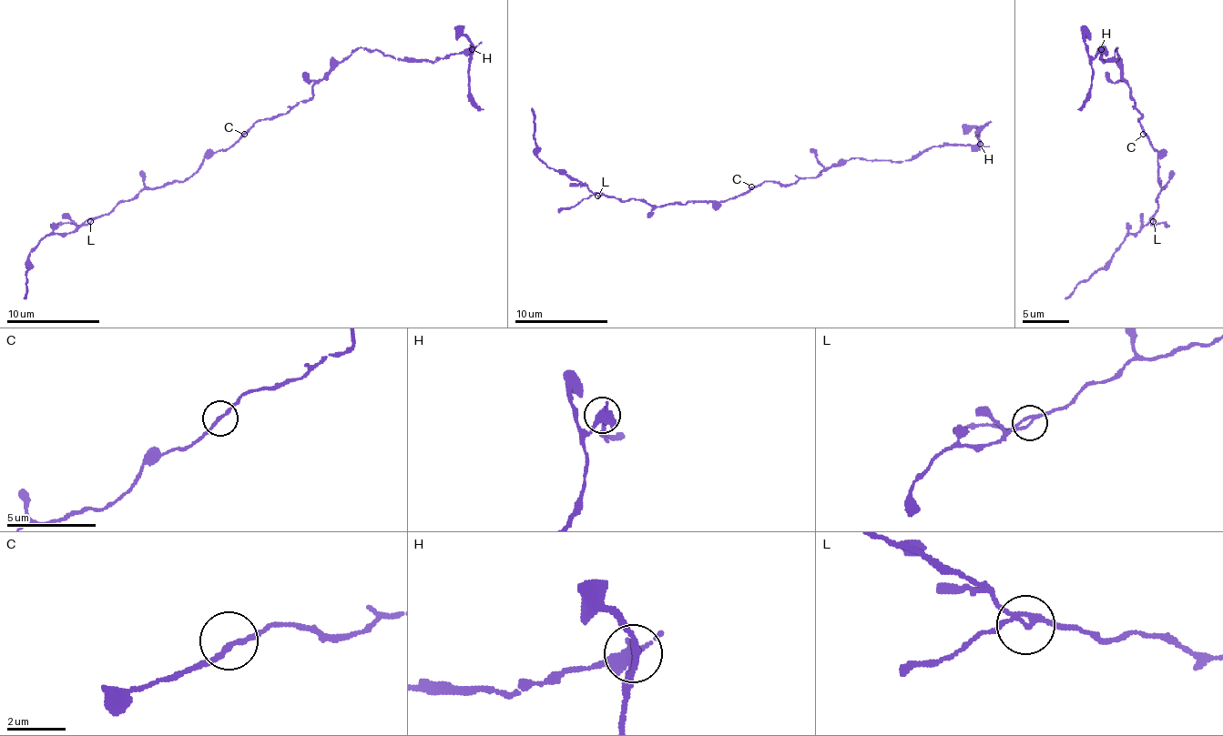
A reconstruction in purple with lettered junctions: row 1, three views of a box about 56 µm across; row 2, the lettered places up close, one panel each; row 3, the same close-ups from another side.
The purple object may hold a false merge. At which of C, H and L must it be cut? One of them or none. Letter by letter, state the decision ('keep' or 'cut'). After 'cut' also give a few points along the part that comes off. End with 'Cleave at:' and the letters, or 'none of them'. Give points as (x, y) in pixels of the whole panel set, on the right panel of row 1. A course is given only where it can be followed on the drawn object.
C: keep
H: cut; course (1101, 48), (1092, 62), (1090, 96), (1078, 108)
L: keep
Cleave at: H

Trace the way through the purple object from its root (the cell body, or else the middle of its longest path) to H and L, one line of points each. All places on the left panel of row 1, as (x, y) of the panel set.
H: (244, 134), (255, 123), (283, 115), (304, 102), (316, 83), (360, 48), (402, 60), (434, 60), (471, 48)
L: (244, 134), (228, 148), (216, 150), (188, 178), (144, 189), (90, 222)

